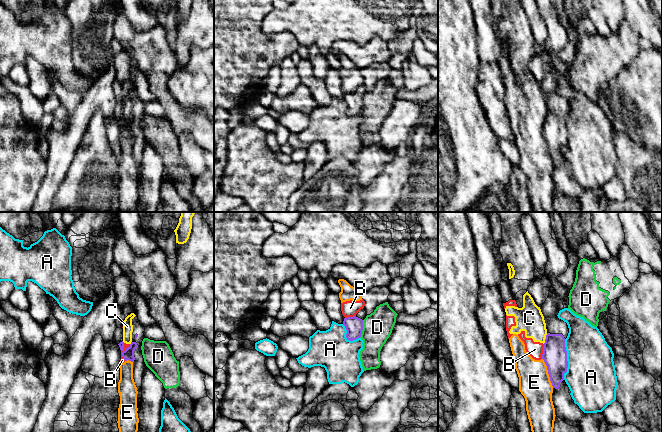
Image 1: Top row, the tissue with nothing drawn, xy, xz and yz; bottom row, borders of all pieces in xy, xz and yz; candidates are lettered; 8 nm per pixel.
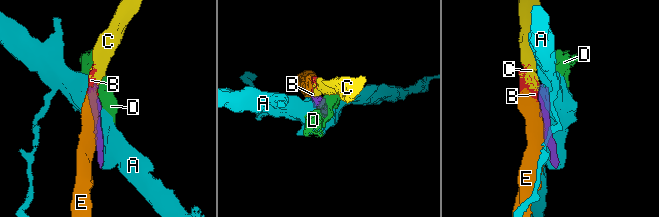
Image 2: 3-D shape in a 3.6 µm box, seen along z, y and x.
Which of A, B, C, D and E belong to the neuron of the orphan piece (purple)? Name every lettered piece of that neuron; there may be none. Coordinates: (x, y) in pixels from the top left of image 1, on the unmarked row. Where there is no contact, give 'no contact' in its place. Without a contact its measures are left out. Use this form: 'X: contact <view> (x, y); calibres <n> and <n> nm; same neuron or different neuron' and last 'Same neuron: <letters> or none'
A: contact yz (566, 135); calibres 190 and 400 nm; different neuron
B: contact yz (543, 127); calibres 190 and 130 nm; different neuron
C: contact yz (546, 114); calibres 190 and 220 nm; different neuron
D: contact xz (362, 105); calibres 140 and 240 nm; different neuron
E: contact yz (548, 149); calibres 190 and 260 nm; different neuron
Same neuron: none

